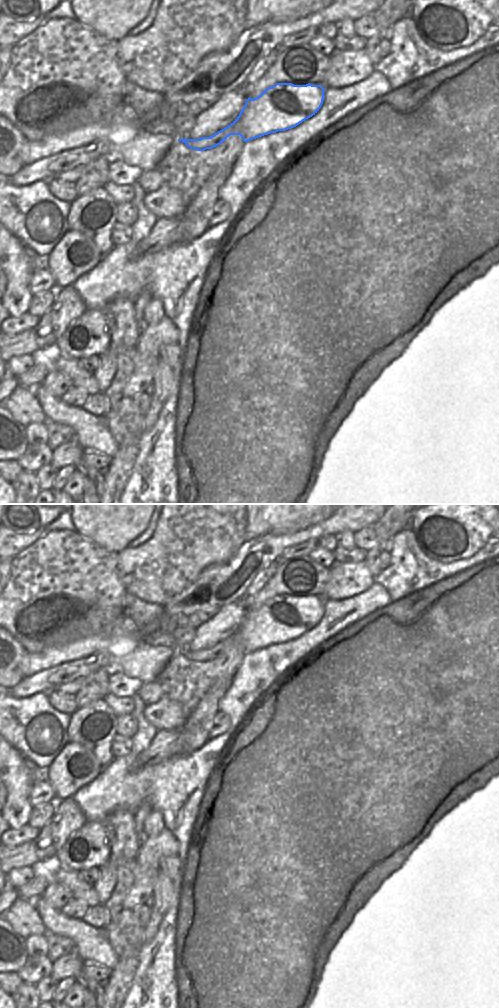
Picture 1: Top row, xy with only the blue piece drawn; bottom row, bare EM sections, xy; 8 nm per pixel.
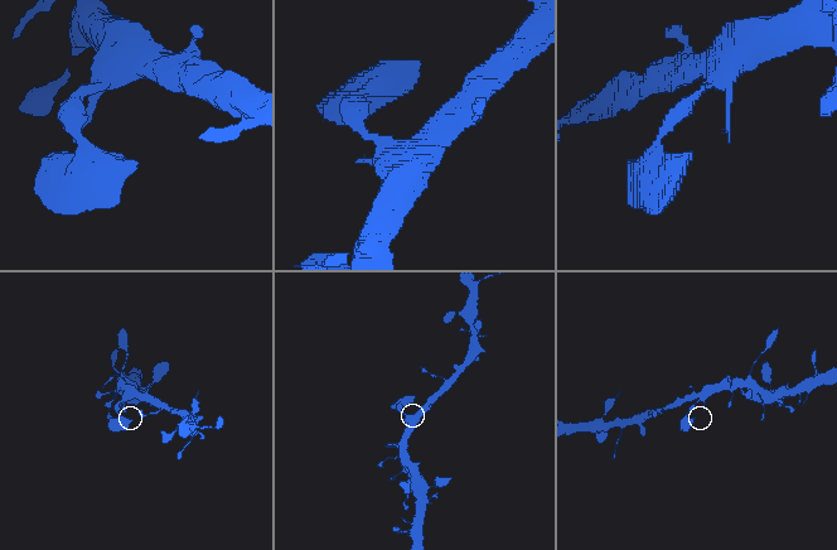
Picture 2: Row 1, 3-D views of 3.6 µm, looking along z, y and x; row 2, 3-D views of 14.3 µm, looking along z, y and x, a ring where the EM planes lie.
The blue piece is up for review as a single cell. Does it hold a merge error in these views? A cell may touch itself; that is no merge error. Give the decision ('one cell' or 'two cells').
one cell

